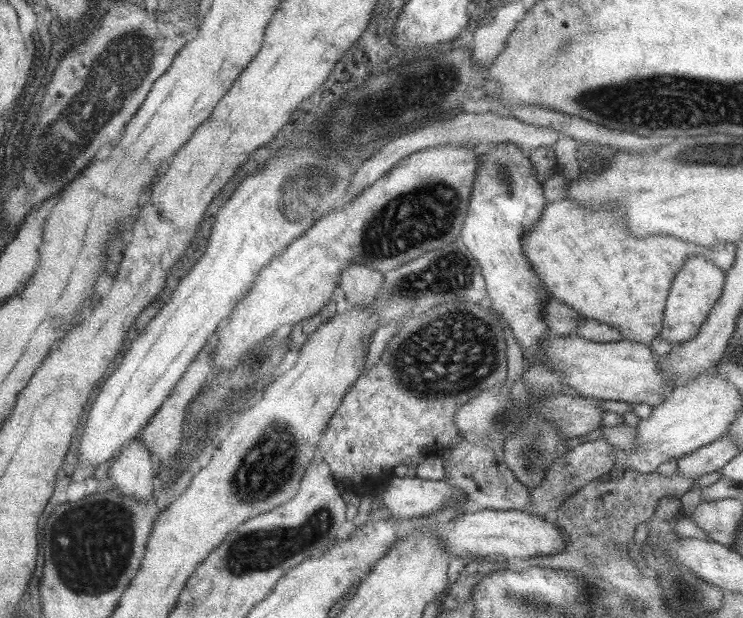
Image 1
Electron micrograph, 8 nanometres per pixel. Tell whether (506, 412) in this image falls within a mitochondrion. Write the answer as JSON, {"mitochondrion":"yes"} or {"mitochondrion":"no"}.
{"mitochondrion":"yes"}

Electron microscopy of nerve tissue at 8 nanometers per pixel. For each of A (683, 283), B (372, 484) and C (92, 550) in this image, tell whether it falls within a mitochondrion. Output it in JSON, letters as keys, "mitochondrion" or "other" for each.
{"A":"other","B":"other","C":"mitochondrion"}

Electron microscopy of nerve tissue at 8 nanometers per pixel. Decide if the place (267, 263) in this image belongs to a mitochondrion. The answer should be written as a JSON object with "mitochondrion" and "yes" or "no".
{"mitochondrion":"no"}

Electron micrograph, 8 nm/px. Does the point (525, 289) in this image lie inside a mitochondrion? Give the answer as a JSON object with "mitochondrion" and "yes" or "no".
{"mitochondrion":"no"}

